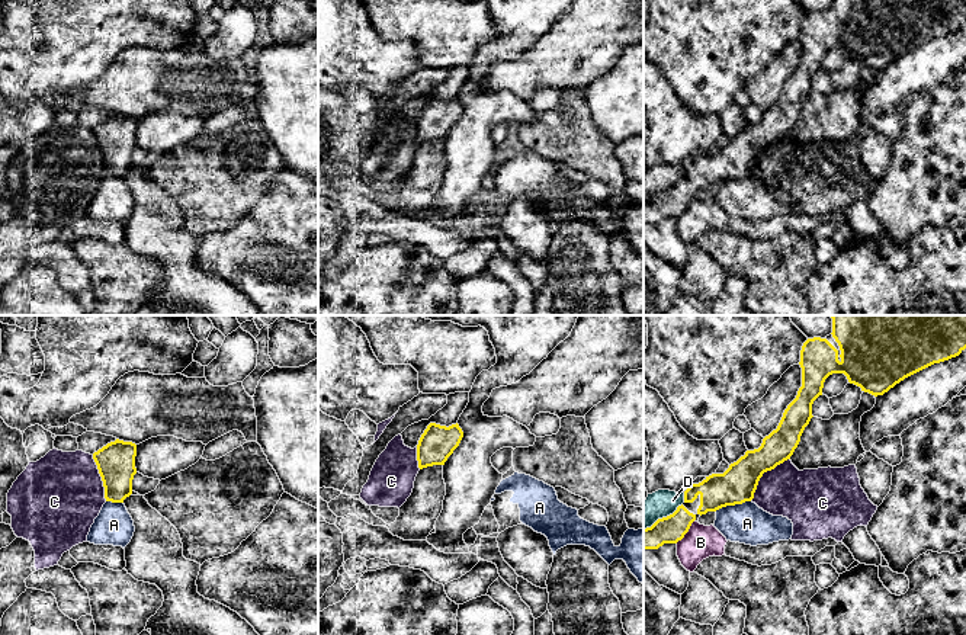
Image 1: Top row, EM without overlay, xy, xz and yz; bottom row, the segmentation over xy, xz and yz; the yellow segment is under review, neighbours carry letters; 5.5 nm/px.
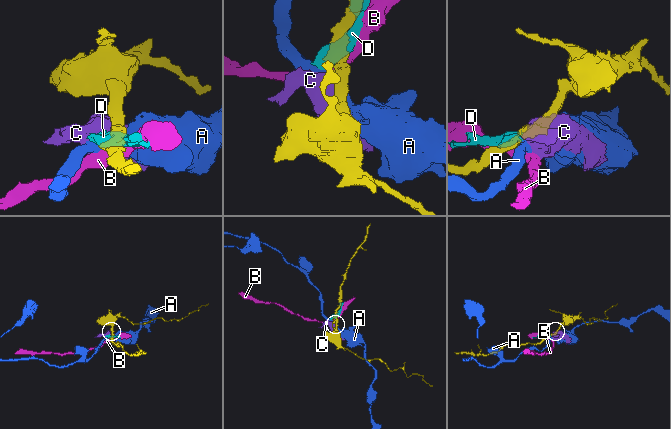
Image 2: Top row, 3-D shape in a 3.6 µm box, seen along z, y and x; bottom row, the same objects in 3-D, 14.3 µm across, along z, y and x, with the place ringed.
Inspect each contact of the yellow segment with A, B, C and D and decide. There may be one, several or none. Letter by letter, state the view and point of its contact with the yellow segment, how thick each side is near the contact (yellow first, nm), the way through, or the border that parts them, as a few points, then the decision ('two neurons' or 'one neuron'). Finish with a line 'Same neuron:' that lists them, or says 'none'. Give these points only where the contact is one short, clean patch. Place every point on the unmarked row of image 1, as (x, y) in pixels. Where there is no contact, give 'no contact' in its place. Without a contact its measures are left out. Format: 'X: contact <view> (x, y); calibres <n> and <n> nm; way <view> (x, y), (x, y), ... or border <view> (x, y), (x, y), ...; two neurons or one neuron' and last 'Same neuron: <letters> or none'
A: contact yz (732, 179); calibres 200 and 220 nm; border yz (750, 175), (741, 179), (727, 179), (715, 185); two neurons
B: contact yz (687, 205); calibres 150 and 190 nm; border yz (695, 193), (689, 205), (676, 217); two neurons
C: contact yz (763, 147); calibres 200 and 280 nm; two neurons
D: contact yz (667, 191); calibres 150 and 150 nm; two neurons
Same neuron: none

